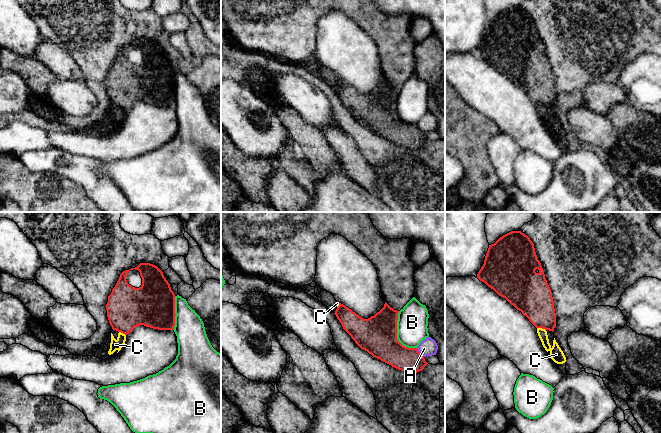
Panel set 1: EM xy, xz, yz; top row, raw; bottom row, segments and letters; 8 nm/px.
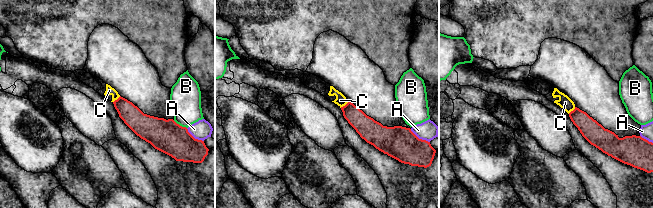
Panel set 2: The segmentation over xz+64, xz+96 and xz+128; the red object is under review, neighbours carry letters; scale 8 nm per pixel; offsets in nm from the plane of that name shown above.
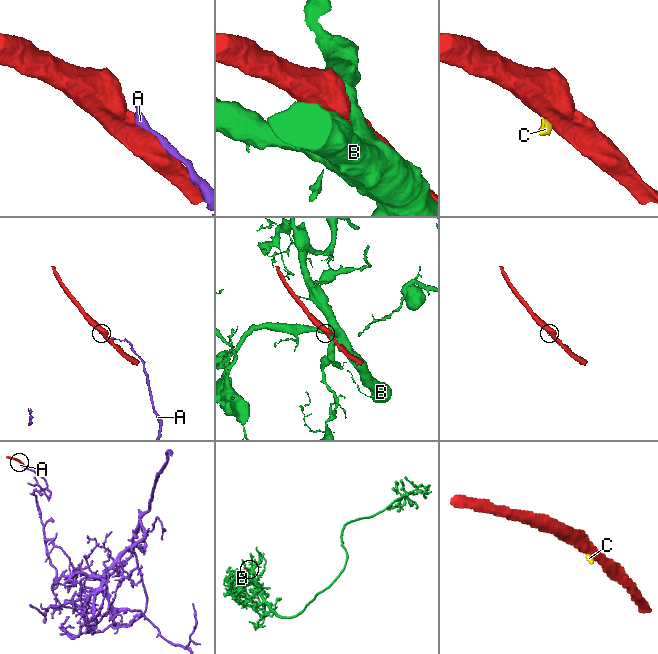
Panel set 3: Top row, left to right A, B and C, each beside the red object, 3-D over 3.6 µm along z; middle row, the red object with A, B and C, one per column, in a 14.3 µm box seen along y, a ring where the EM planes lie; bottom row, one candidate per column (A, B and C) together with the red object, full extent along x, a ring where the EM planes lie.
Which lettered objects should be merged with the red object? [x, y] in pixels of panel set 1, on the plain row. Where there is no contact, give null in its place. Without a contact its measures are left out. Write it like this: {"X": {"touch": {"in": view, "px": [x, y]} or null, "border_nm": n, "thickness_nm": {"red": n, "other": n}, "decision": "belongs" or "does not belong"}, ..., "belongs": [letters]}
{"A": {"touch": {"in": "xz", "px": [419, 129]}, "border_nm": 100, "thickness_nm": {"red": 200, "other": 140}, "decision": "does not belong"}, "B": {"touch": {"in": "xz", "px": [396, 111]}, "border_nm": 340, "thickness_nm": {"red": 320, "other": 240}, "decision": "does not belong"}, "C": {"touch": {"in": "yz", "px": [541, 103]}, "border_nm": 80, "thickness_nm": {"red": 300, "other": 110}, "decision": "does not belong"}, "belongs": []}

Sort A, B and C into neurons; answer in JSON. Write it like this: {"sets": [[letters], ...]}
{"sets": [["A"], ["B"], ["C"]]}

